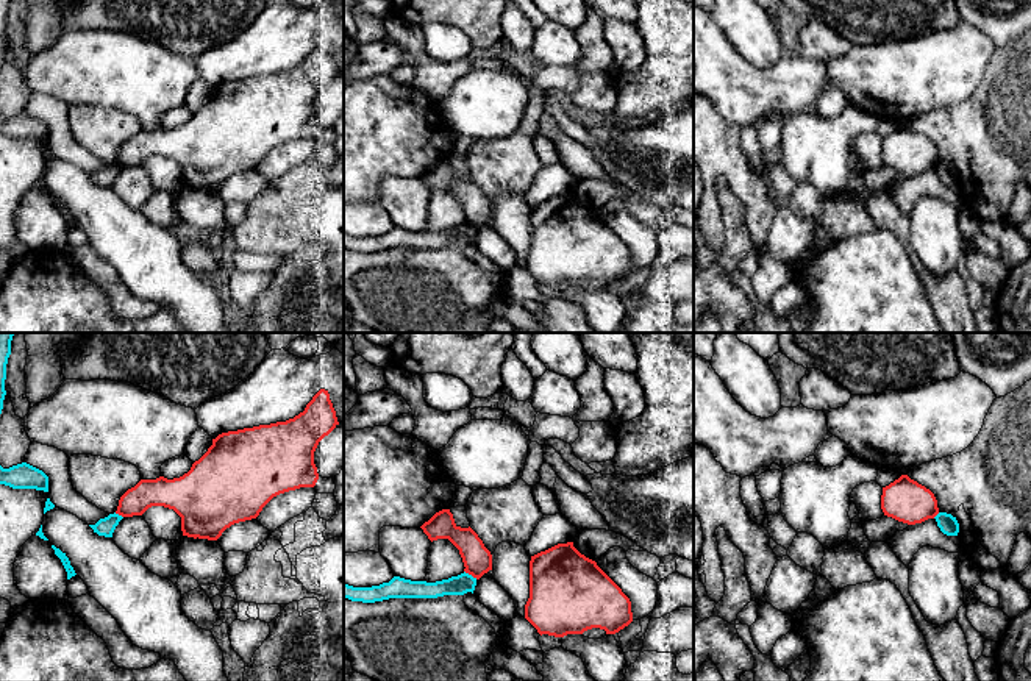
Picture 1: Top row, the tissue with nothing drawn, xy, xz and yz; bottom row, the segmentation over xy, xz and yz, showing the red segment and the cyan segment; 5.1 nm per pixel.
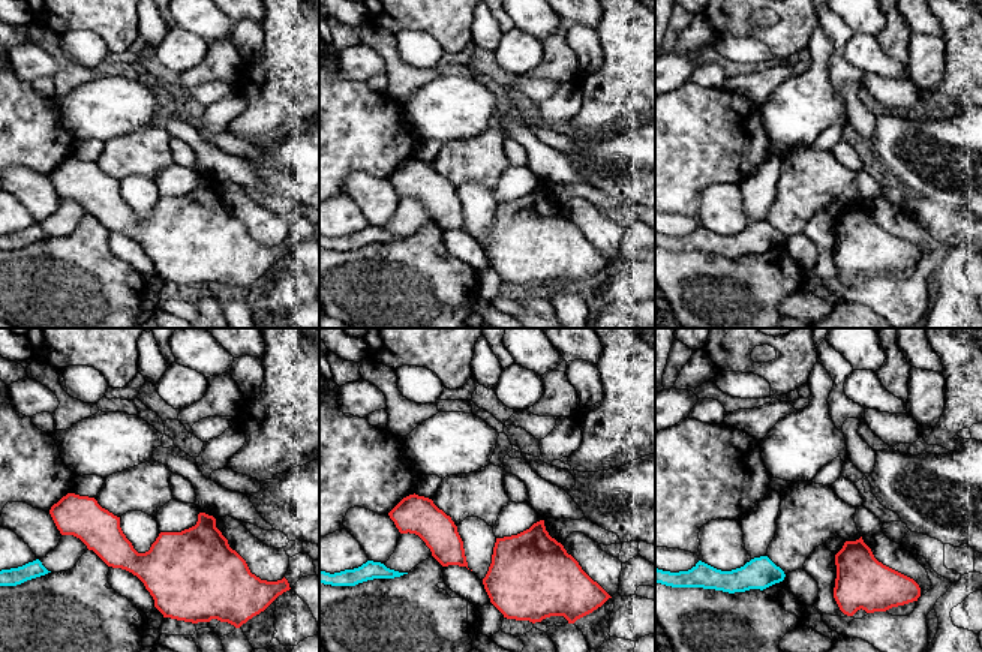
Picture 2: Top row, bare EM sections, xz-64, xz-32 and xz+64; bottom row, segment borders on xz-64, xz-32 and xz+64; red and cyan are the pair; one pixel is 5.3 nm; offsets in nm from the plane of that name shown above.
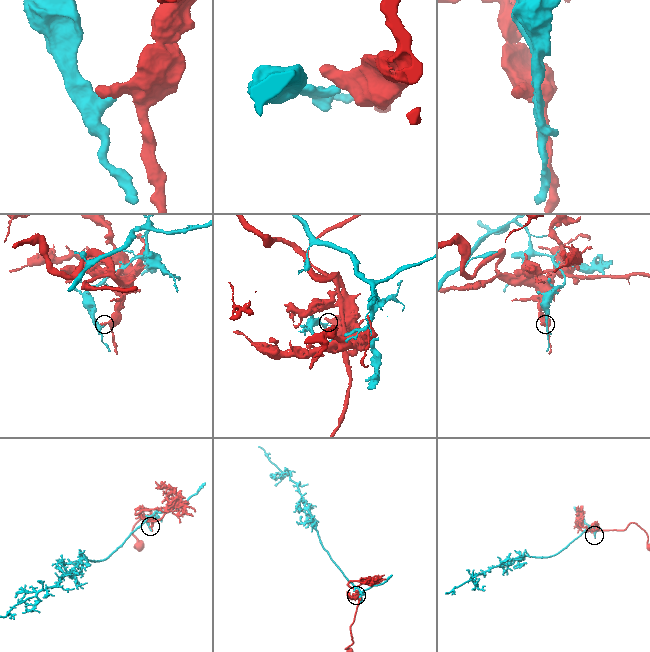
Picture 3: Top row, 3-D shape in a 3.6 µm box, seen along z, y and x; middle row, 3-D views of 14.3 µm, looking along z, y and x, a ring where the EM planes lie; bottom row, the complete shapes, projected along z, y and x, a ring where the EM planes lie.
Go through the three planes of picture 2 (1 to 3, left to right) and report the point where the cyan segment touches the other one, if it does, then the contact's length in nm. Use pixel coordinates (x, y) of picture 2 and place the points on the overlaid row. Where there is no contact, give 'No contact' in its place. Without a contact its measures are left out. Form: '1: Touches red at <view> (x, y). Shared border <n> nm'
1: No contact
2: No contact
3: No contact

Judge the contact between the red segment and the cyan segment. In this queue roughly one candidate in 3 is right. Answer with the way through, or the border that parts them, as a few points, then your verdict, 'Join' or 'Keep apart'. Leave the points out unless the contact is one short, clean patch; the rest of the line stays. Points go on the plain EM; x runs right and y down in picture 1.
Keep apart

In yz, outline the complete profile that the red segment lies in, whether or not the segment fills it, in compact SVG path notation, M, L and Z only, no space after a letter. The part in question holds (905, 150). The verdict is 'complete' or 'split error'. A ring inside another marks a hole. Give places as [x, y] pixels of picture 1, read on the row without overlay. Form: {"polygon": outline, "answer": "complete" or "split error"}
{"polygon": "M908 125L883 137L881 159L884 166L915 175L939 164L934 144Z", "answer": "complete"}

